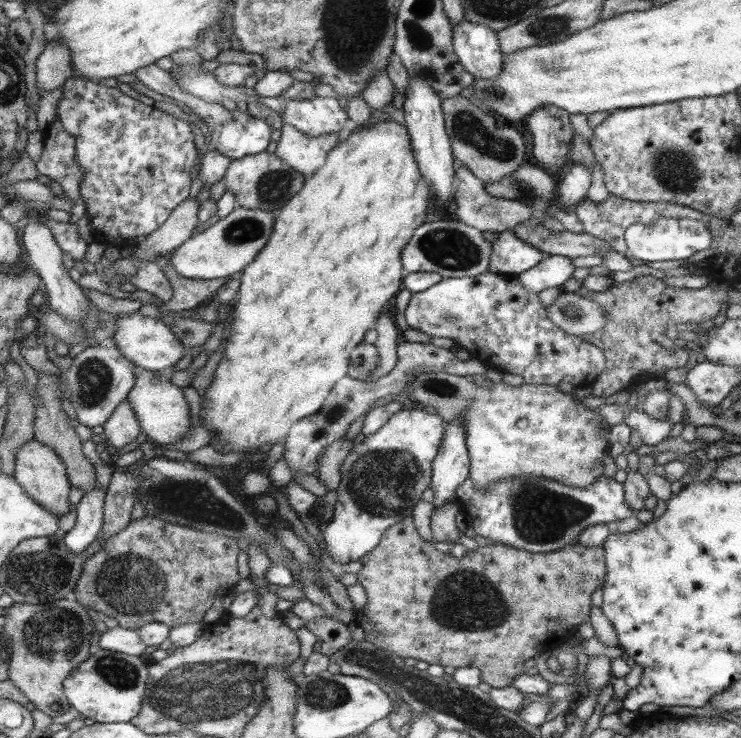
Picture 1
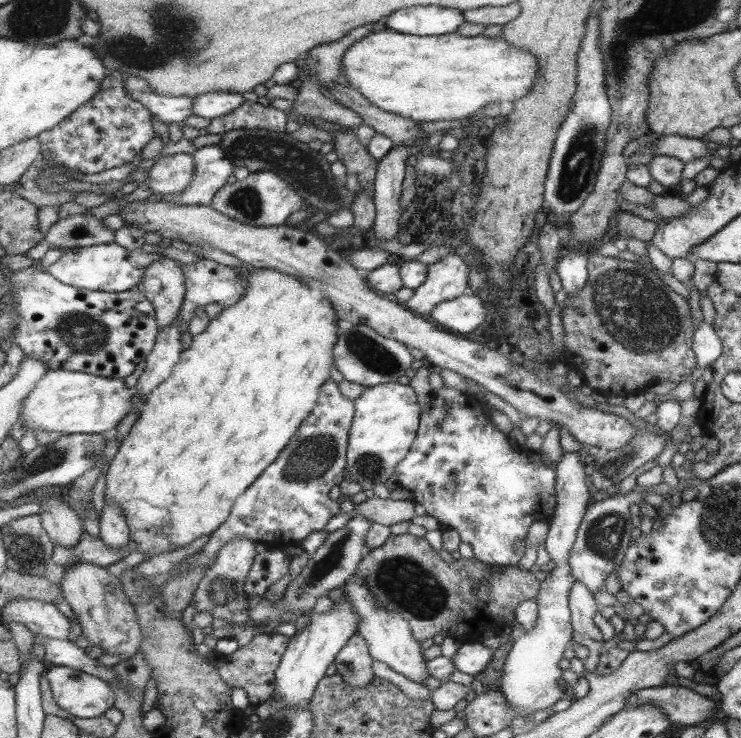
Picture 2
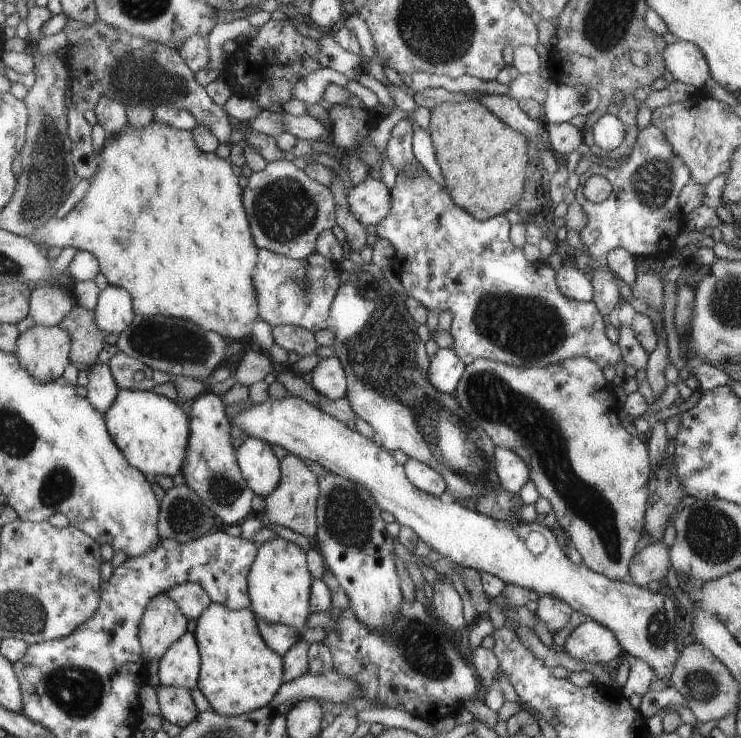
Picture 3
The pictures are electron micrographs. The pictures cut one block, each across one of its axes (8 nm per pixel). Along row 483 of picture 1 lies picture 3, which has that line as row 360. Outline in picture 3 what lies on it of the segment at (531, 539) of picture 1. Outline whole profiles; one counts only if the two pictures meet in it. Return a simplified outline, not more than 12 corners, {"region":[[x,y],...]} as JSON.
{"region":[[393,126],[375,224],[404,295],[449,310],[455,356],[622,360],[593,302],[475,220]]}

